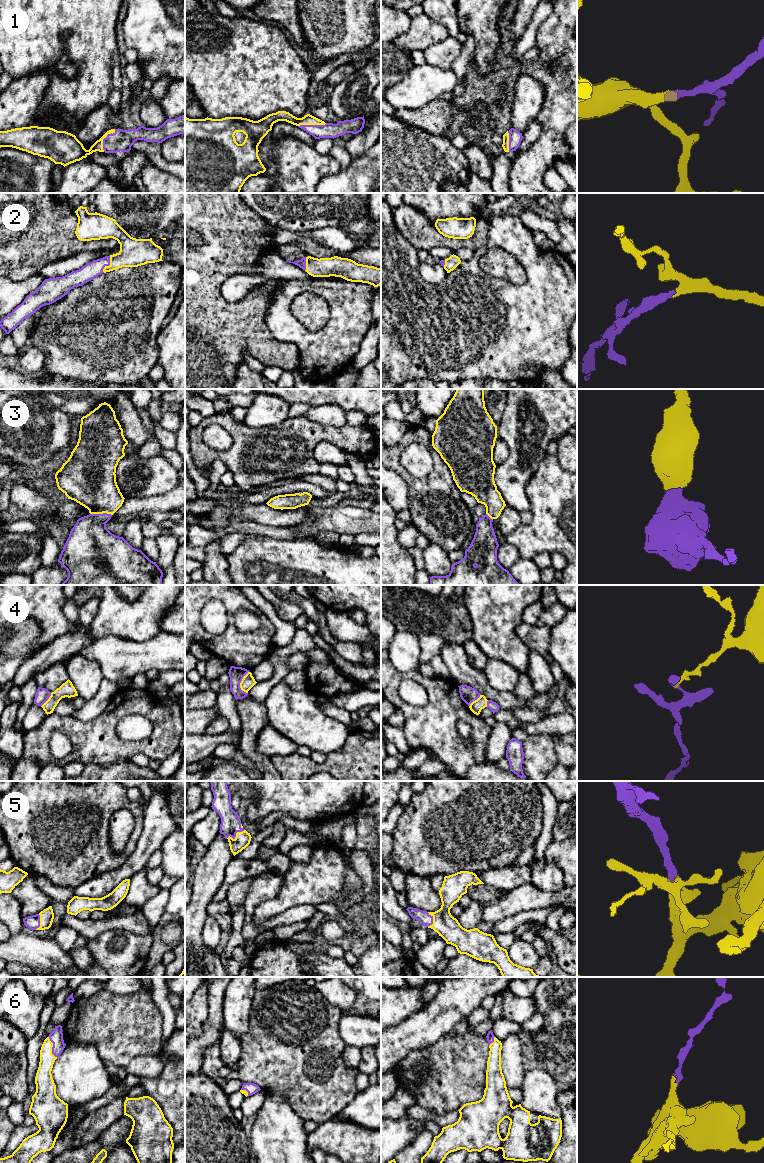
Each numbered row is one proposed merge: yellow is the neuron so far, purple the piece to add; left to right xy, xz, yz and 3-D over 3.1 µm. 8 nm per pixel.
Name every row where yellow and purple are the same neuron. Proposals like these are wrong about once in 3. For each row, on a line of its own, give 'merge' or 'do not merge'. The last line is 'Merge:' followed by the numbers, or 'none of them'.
1: merge
2: merge
3: merge
4: do not merge
5: merge
6: merge
Merge: 1, 2, 3, 5, 6

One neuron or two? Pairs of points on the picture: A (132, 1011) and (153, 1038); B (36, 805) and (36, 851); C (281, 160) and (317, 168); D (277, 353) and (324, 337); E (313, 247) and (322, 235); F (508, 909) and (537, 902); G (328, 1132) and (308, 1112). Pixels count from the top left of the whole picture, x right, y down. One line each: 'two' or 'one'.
A: one
B: one
C: one
D: two
E: two
F: one
G: two

